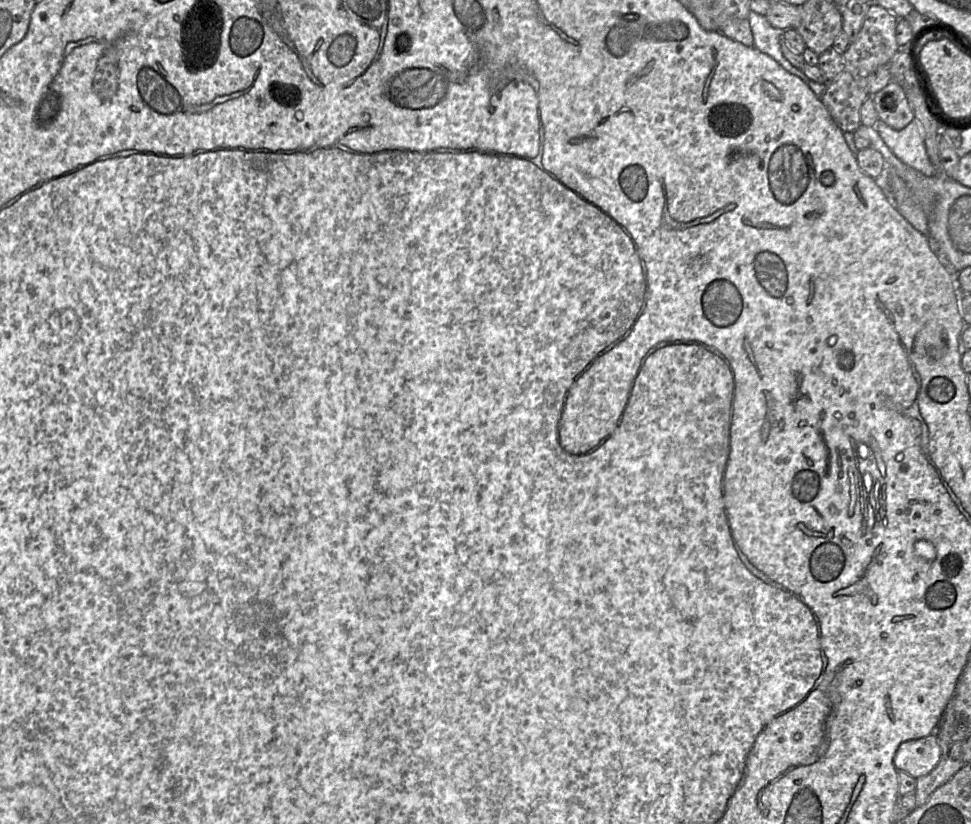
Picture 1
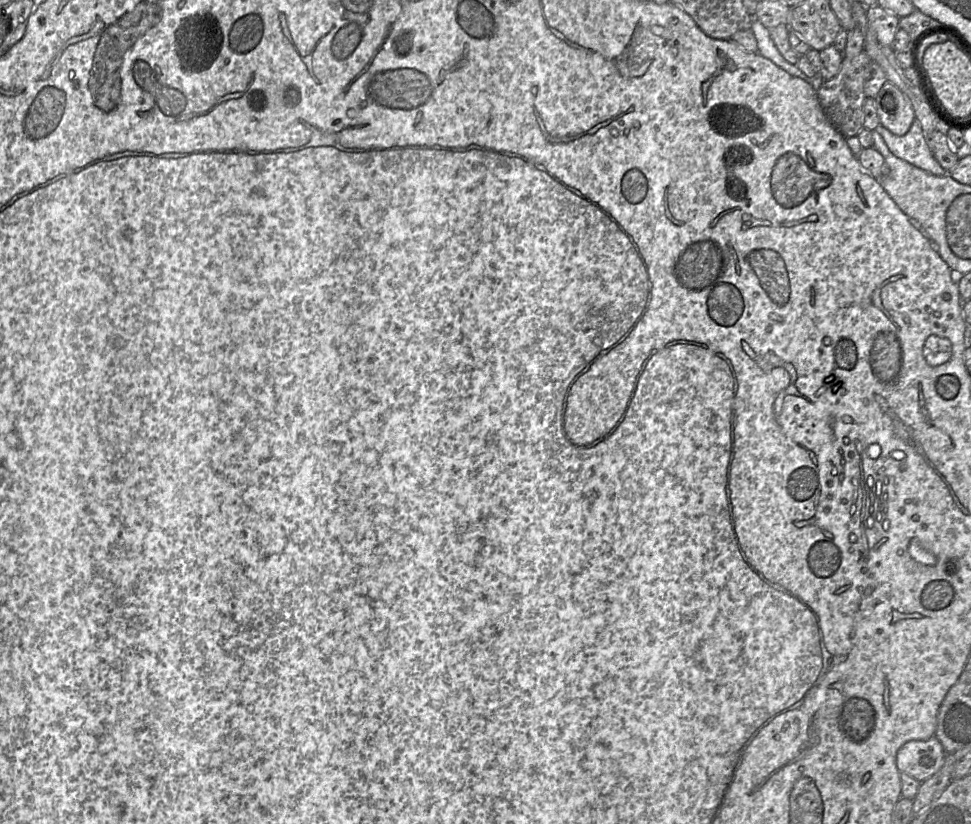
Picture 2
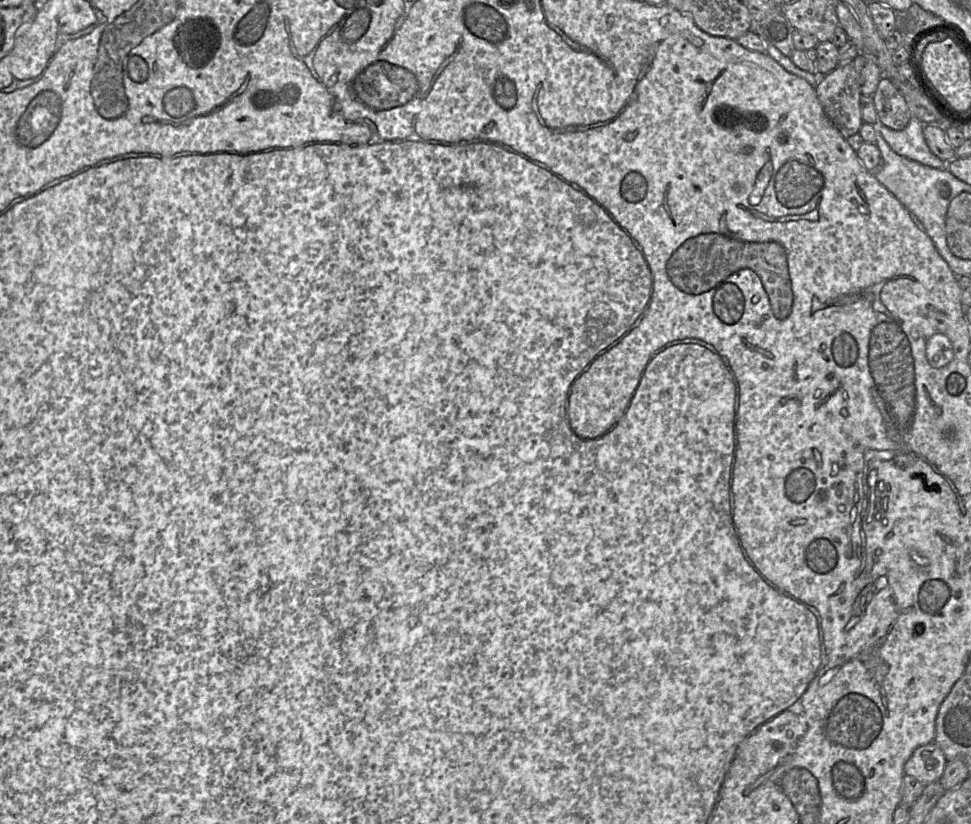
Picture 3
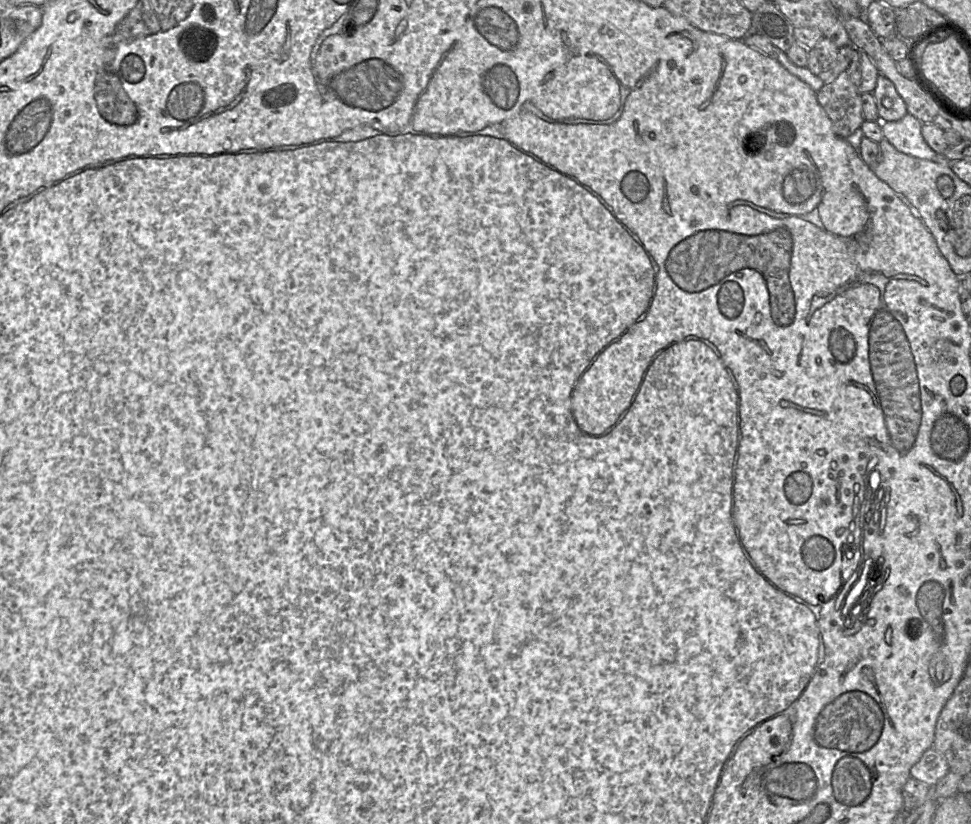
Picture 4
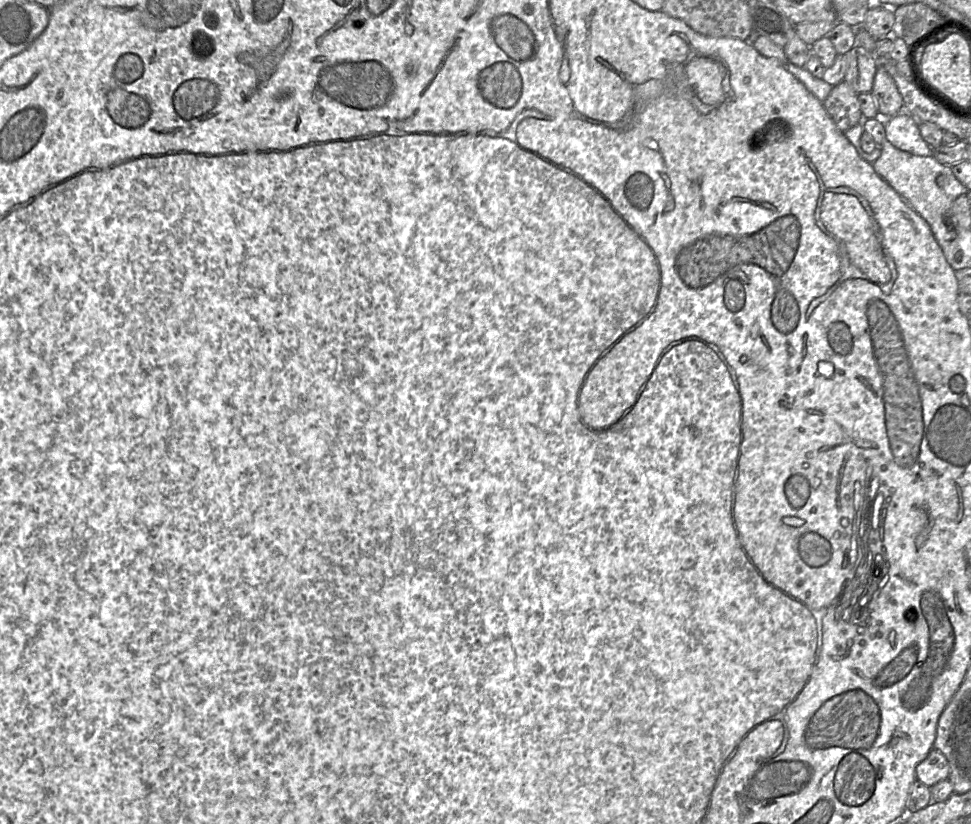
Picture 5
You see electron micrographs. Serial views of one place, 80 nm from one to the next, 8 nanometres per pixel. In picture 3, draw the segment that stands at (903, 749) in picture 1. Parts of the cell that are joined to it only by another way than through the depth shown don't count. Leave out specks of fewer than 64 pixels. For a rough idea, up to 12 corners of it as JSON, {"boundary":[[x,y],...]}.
{"boundary":[[933,741],[915,749],[904,772],[928,785],[947,762]]}

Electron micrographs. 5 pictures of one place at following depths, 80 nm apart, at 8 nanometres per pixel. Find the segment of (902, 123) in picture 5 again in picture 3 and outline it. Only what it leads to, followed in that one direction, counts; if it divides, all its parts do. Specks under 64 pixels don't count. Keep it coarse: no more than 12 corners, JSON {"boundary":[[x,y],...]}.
{"boundary":[[912,117],[903,130],[877,125],[898,155],[936,169],[944,162],[929,149],[924,124]]}

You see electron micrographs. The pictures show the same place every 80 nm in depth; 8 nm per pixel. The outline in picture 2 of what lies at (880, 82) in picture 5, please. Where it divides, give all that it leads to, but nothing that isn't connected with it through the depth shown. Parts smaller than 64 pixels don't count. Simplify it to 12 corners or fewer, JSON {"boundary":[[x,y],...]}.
{"boundary":[[887,80],[873,99],[880,124],[906,134],[916,117]]}

